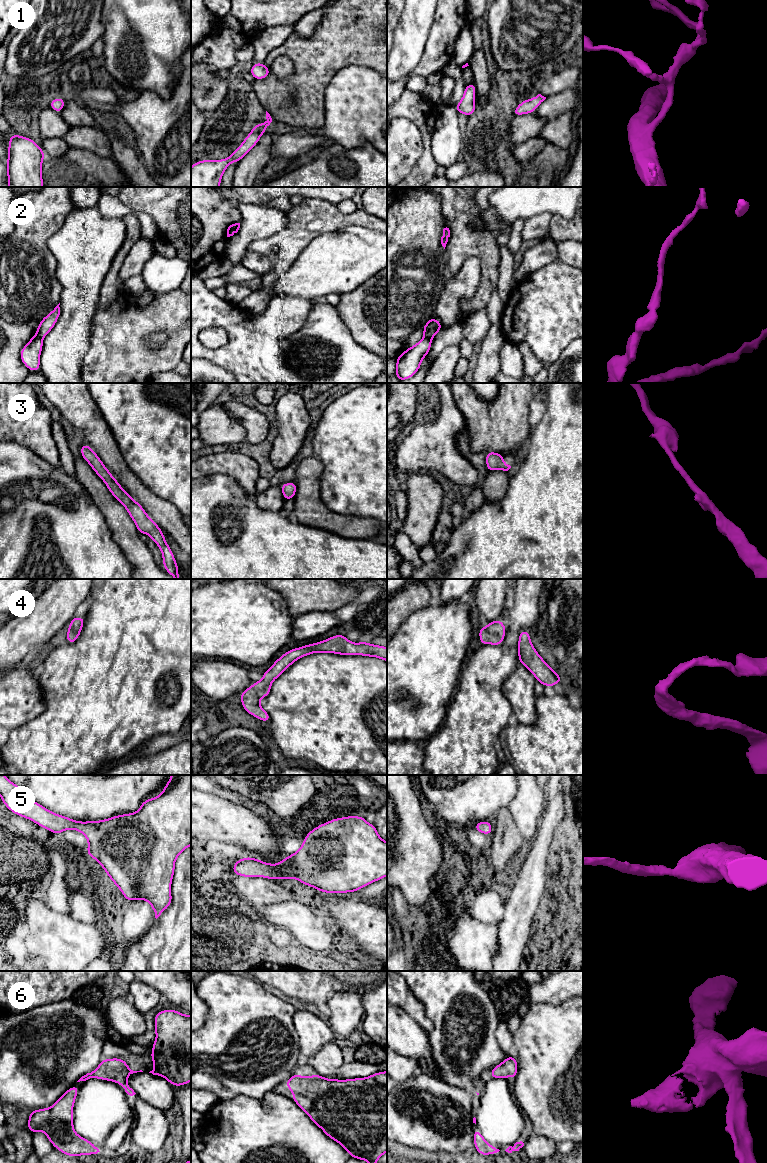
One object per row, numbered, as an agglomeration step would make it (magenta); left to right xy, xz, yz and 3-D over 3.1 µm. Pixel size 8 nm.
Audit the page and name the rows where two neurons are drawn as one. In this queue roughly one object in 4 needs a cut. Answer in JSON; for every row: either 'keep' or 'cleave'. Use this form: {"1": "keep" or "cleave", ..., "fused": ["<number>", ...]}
{"1": "keep", "2": "cleave", "3": "keep", "4": "keep", "5": "keep", "6": "keep", "fused": ["2"]}

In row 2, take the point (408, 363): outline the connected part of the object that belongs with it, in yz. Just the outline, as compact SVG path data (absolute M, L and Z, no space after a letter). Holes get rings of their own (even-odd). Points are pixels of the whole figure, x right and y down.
M423 337L396 358L395 375L399 381L413 377L420 369L422 359L429 354L432 338Z

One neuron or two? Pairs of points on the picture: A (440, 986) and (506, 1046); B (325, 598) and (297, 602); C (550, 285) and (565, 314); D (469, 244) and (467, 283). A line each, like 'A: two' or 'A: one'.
A: two
B: one
C: one
D: two

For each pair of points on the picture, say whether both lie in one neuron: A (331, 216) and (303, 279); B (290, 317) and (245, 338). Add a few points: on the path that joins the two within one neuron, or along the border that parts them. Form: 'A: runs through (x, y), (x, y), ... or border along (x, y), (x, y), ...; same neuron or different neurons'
A: border along (346, 228), (328, 231), (315, 237), (305, 249); different neurons
B: border along (253, 320), (253, 326), (257, 331), (276, 339); different neurons

